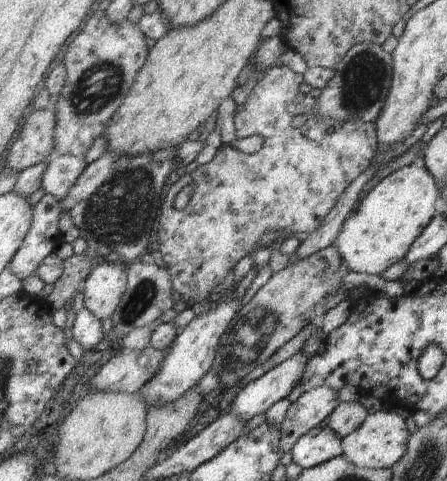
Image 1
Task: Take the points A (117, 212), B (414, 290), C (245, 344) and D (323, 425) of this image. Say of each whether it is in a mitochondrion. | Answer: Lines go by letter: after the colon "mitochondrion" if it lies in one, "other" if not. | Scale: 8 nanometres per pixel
A: mitochondrion
B: other
C: mitochondrion
D: other

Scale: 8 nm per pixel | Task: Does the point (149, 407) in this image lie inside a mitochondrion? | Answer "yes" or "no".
no

